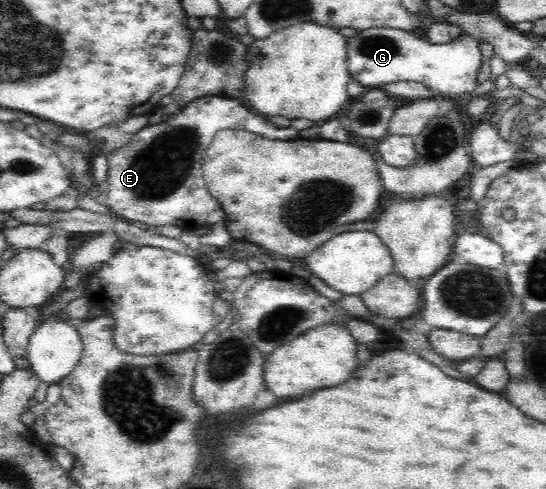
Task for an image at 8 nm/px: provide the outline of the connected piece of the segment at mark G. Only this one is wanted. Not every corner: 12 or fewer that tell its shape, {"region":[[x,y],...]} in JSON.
{"region":[[397,28],[347,38],[366,90],[413,81],[442,98],[474,95],[483,64],[466,33],[431,44]]}

